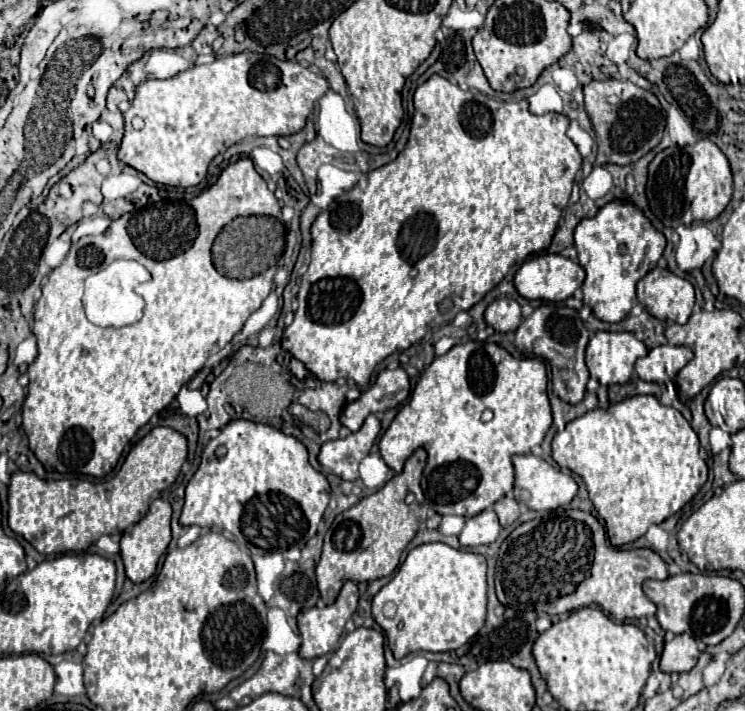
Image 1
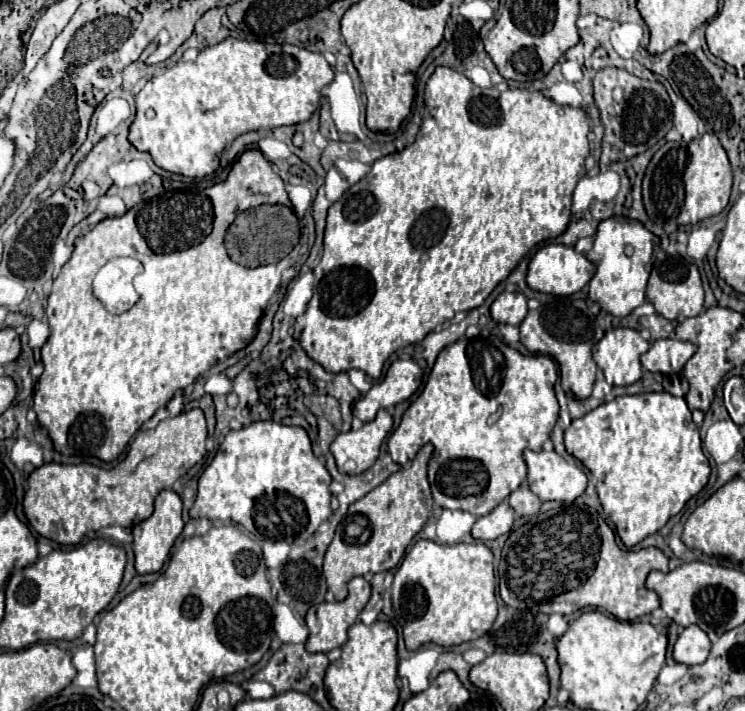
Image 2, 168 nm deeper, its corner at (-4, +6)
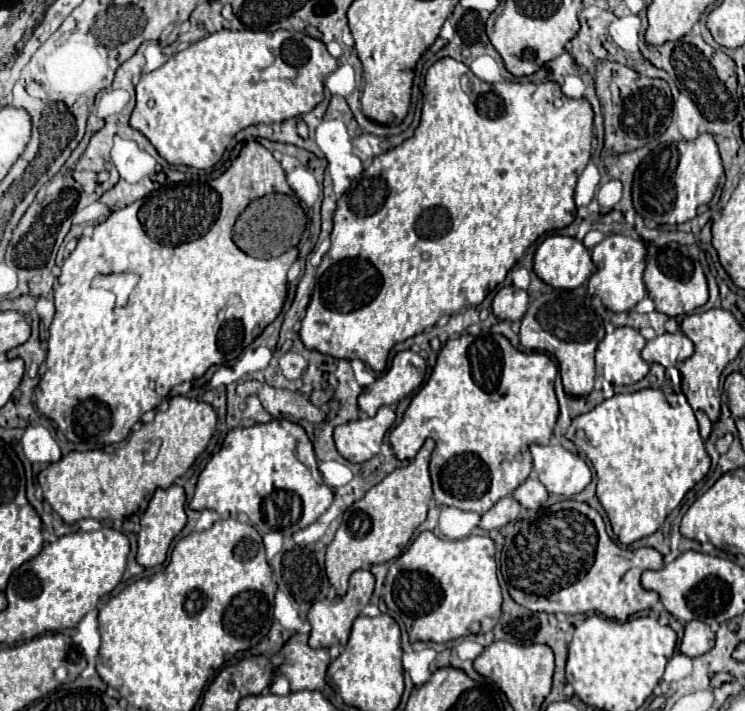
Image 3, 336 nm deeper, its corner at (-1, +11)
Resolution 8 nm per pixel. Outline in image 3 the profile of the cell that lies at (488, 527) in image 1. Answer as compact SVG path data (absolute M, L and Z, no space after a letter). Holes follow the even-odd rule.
M505 496L505 498L501 498L491 510L487 510L487 512L481 516L479 528L483 528L483 530L503 528L503 526L507 526L509 522L513 522L513 520L517 518L519 510L521 510L521 504L517 504L515 498Z

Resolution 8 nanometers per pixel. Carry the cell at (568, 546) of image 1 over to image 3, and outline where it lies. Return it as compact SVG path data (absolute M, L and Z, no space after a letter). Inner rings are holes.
M577 500L557 502L537 510L535 518L523 516L509 524L501 552L501 574L517 604L549 614L599 612L621 622L659 600L657 592L647 592L639 578L643 570L661 566L663 556L655 548L619 548L607 536L601 514Z

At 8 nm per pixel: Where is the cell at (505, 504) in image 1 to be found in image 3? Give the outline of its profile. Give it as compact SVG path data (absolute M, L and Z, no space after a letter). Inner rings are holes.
M529 476L513 494L511 494L523 508L539 508L547 500L547 490L545 486L535 478Z

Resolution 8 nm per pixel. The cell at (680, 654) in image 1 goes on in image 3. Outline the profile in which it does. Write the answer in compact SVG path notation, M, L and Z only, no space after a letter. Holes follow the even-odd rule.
M691 620L689 624L685 624L685 634L683 634L679 650L685 656L695 658L709 652L713 644L715 644L715 634L711 632L711 628L699 620Z

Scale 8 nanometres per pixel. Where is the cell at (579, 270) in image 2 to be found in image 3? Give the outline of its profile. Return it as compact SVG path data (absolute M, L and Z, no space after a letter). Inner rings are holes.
M547 236L535 252L533 272L553 288L573 290L595 272L595 264L591 252L579 240Z

